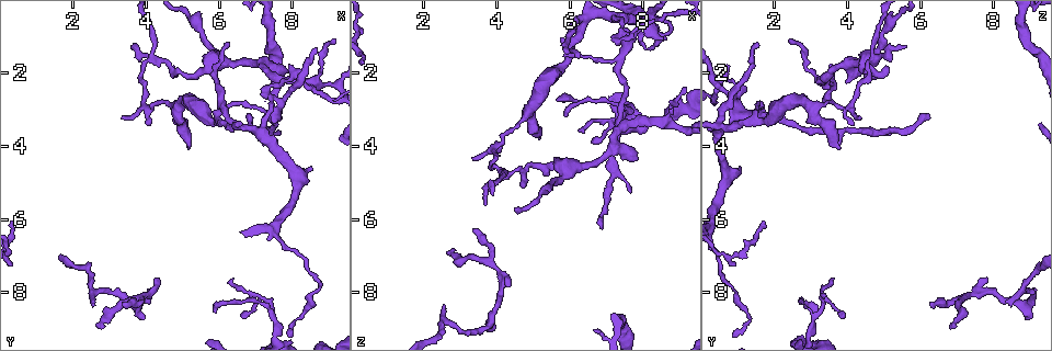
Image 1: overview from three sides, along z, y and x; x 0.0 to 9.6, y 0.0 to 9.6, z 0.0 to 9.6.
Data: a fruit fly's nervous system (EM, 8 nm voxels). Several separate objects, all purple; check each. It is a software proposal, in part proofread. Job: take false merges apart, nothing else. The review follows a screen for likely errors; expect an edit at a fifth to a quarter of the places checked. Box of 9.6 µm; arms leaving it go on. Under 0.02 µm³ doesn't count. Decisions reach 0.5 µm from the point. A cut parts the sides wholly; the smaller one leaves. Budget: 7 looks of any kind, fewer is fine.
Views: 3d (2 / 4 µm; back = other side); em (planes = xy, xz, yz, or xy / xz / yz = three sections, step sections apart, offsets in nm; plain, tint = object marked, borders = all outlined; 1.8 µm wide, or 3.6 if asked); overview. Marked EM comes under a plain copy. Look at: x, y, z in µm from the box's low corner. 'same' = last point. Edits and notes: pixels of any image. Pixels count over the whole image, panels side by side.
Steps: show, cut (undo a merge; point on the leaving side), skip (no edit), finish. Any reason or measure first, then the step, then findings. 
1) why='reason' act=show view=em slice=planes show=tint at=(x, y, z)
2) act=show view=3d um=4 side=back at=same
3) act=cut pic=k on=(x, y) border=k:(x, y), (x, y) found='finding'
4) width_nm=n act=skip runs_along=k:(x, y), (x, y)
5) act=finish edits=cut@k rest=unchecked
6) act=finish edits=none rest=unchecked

why='a fork' act=show view=em slice=planes show=tint at=(3.60, 8.25, 7.15)

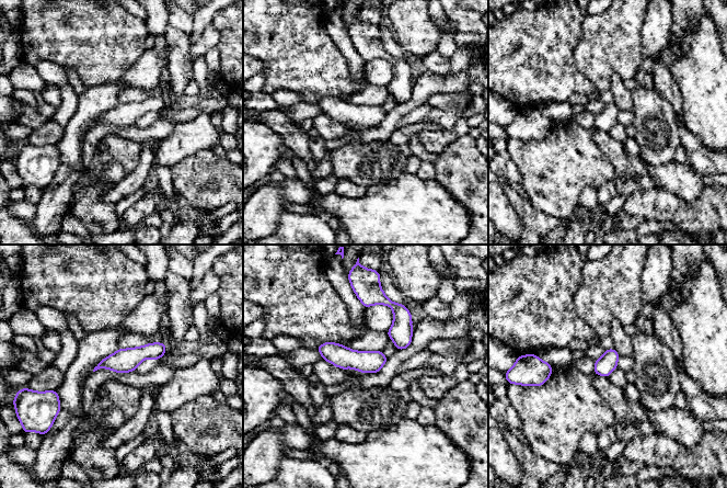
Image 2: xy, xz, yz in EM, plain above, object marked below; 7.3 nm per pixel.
act=skip found='all the same cell'

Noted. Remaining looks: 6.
why='three-way junction' act=show view=em slice=yz step=4 show=tint at=(5.95, 3.35, 1.65)

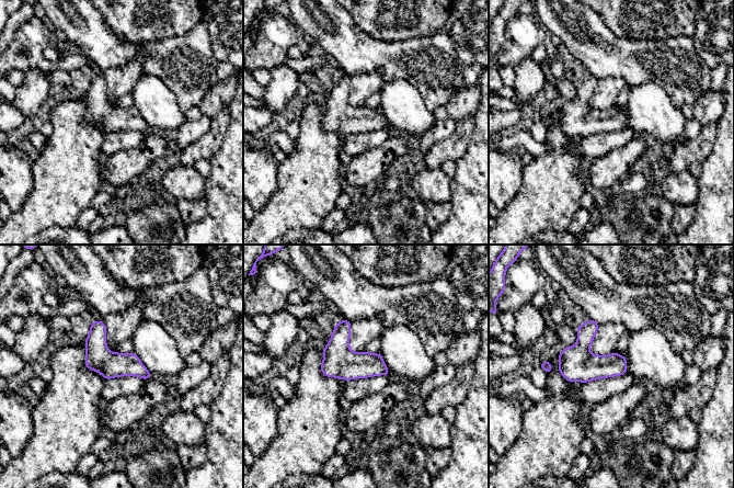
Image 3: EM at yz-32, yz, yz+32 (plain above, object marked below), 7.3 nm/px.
act=show view=em slice=planes show=tint at=same

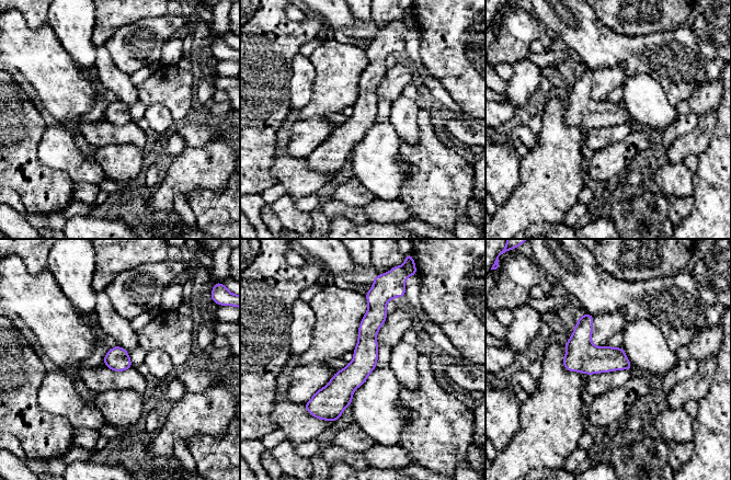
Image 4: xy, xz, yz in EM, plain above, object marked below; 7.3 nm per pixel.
width_nm=170 act=skip found='one cell here'

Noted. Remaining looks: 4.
act=show view=3d um=4 side=back at=(7.65, 2.75, 0.95)

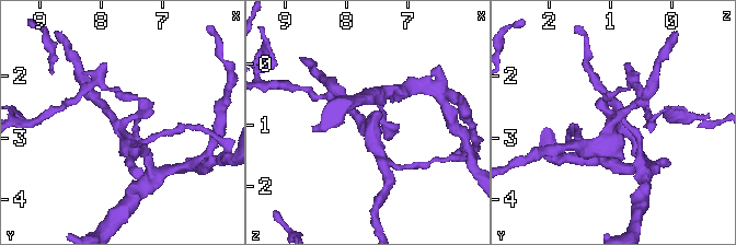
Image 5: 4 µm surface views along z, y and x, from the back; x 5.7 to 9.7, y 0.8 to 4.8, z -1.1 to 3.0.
why='now the EM' act=show view=em um=3.6 slice=planes show=tint at=(7.60, 2.75, 0.90)

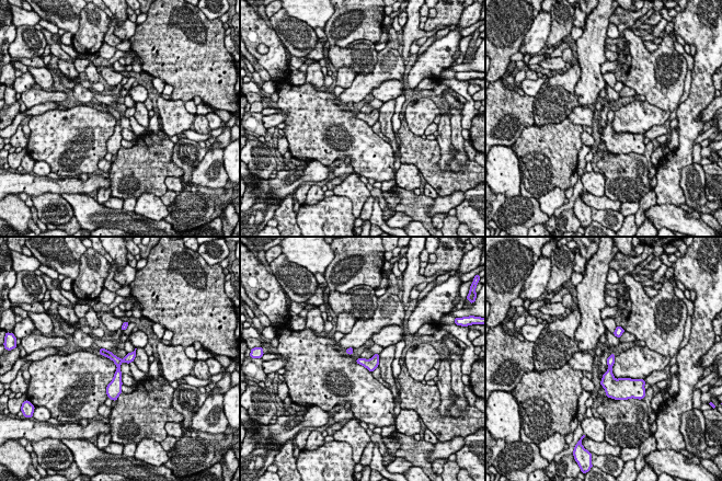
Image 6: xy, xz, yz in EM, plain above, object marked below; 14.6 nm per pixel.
width_nm=120 act=skip runs_along=6:(103, 352), (117, 362), (116, 391) found='all the same cell'

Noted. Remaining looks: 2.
act=finish edits=none rest=unchecked

